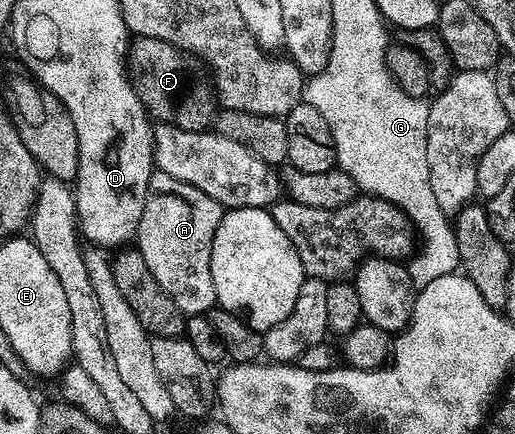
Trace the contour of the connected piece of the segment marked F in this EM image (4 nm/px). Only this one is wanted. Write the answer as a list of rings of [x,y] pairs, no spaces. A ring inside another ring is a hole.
[[[135,36],[128,45],[128,73],[140,103],[155,122],[167,122],[196,133],[211,128],[216,112],[211,82],[203,66],[188,59],[181,49],[174,49],[160,39]]]

